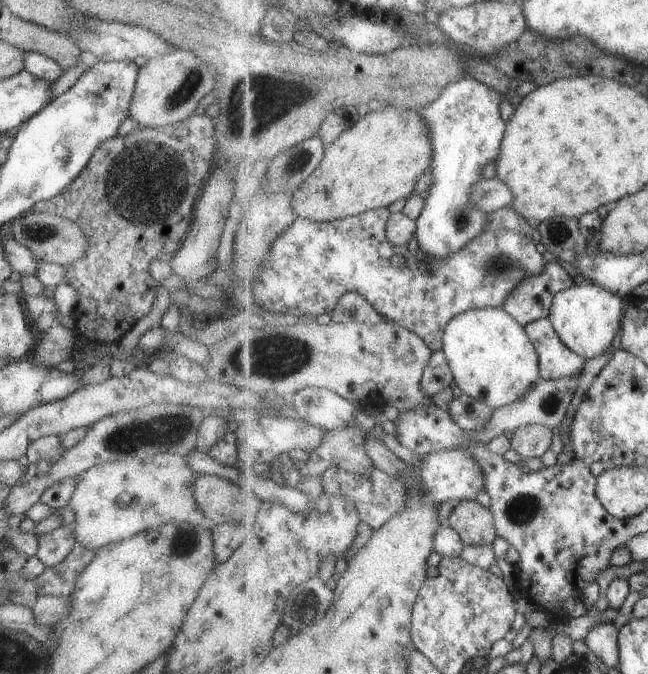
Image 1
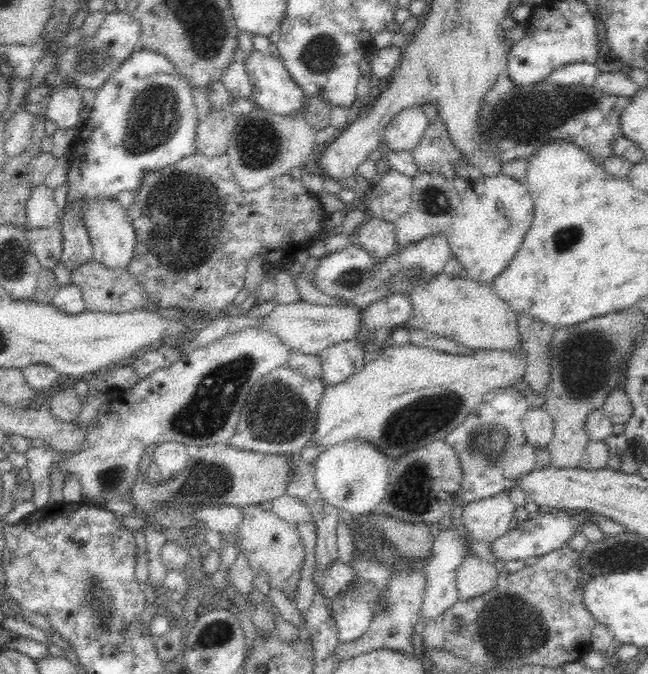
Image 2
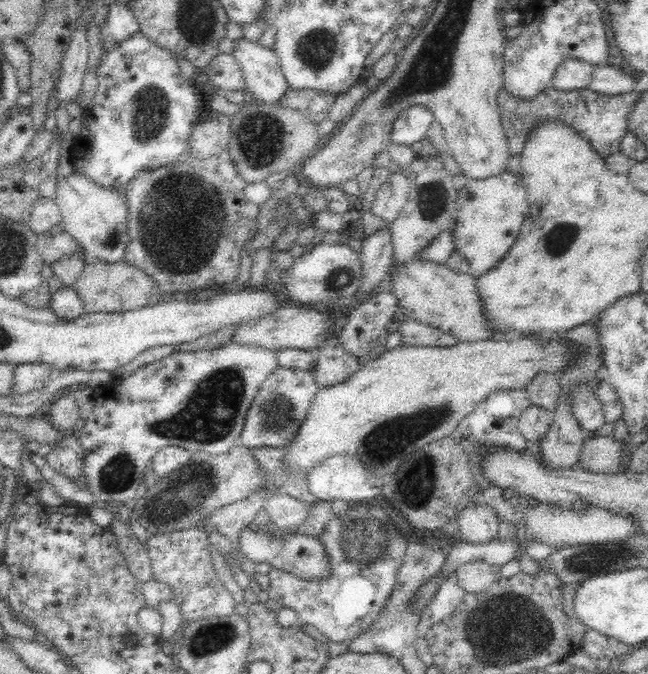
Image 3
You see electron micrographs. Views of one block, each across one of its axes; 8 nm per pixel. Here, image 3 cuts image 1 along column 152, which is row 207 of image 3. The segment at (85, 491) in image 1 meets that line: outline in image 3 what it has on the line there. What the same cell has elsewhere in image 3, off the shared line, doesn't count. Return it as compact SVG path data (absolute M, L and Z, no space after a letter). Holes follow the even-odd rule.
M507 170L482 180L468 179L458 191L450 231L454 236L456 251L470 264L472 277L480 277L508 253L517 240L522 218L528 209L527 192L521 175Z

